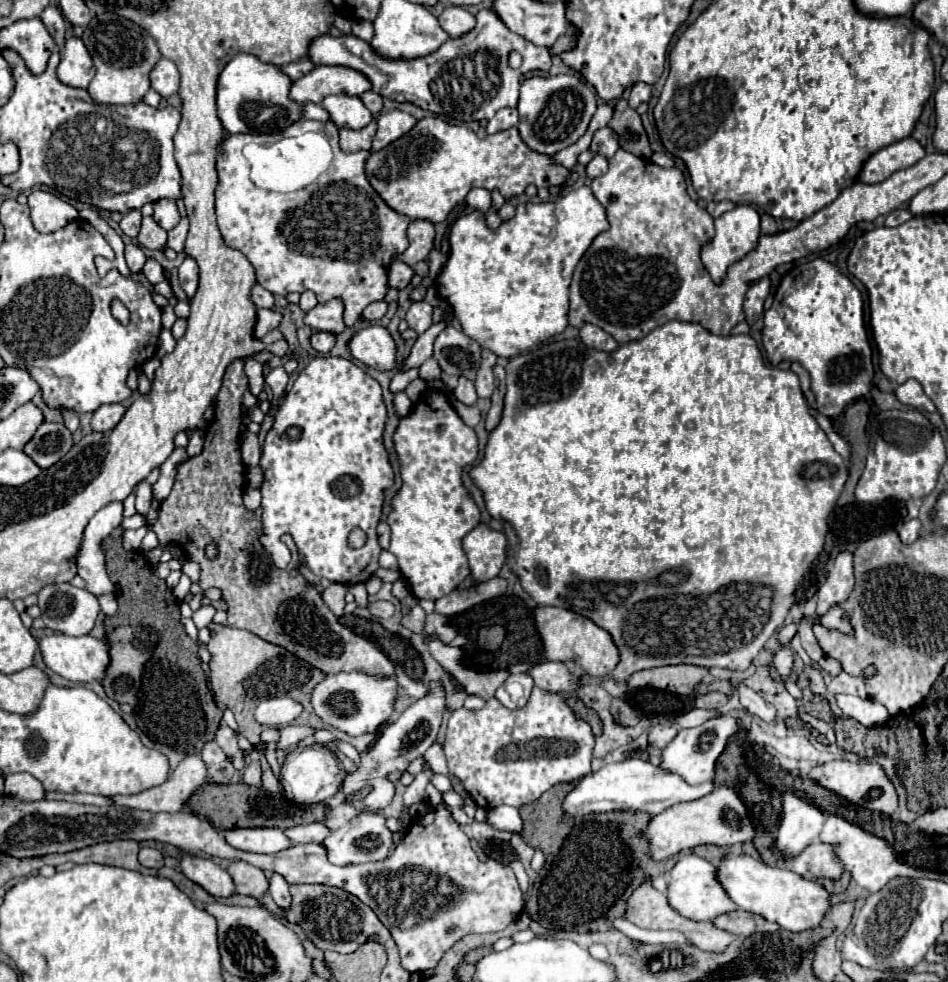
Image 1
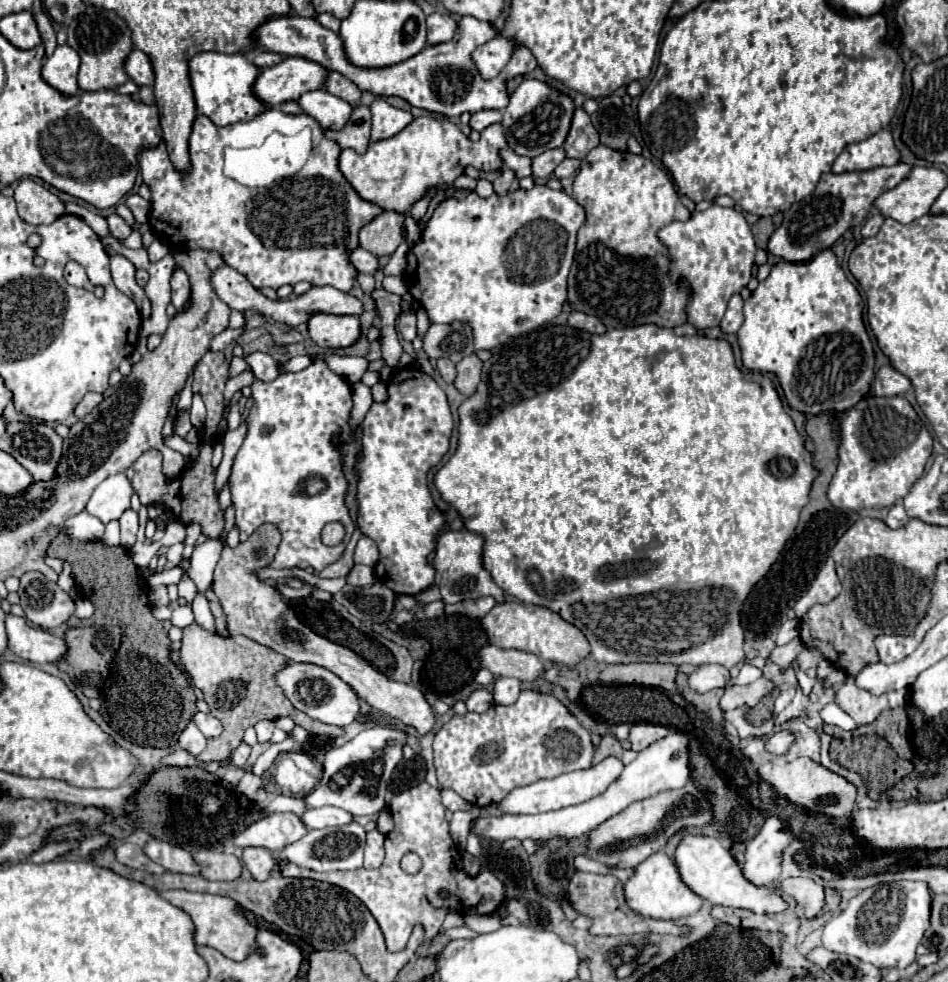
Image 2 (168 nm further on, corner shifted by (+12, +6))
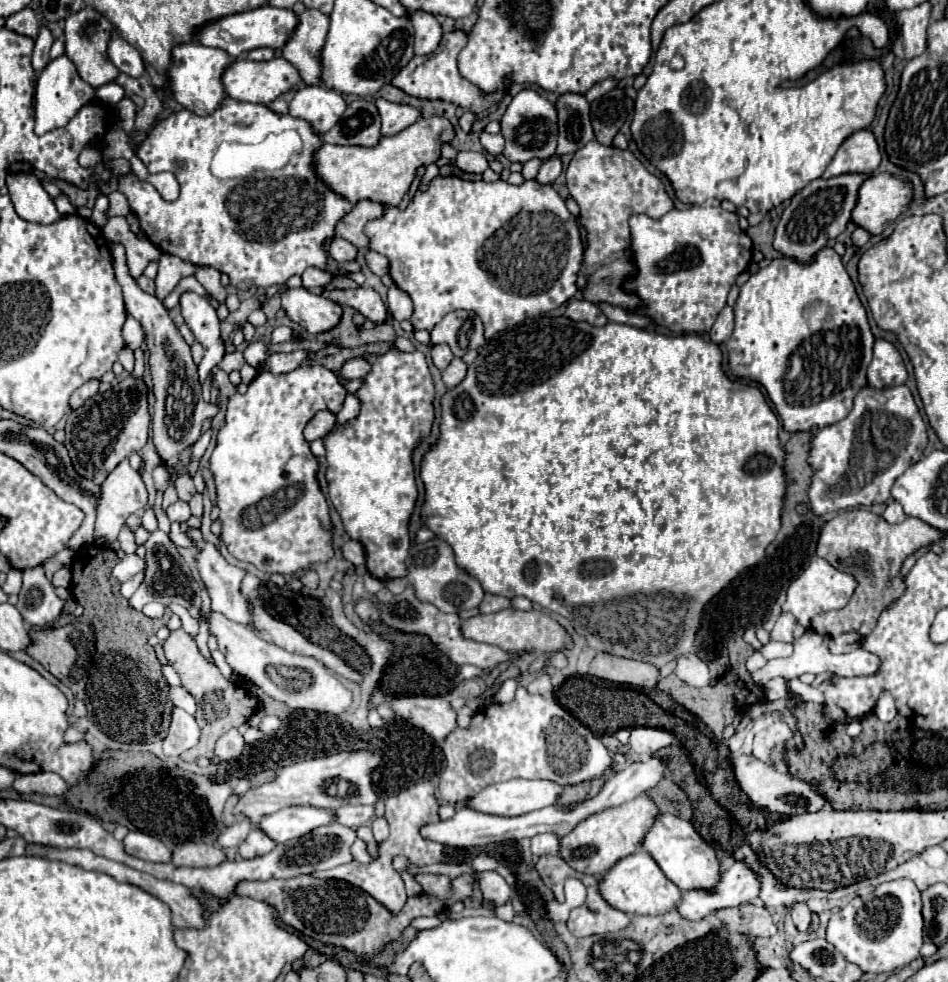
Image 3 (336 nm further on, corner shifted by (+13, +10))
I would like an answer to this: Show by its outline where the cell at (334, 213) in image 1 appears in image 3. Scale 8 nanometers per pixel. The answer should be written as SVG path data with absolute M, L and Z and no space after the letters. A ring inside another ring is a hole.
M228 97L220 109L206 117L200 117L188 109L170 113L166 119L158 121L158 125L148 133L138 149L138 157L148 167L148 173L170 171L176 175L180 183L180 197L176 201L166 203L154 189L154 185L138 181L134 175L126 175L120 179L120 191L126 195L130 209L136 213L140 229L164 253L176 255L194 265L214 267L226 273L232 285L242 291L282 285L292 275L302 275L306 267L314 265L318 269L326 269L328 247L330 241L336 237L334 229L338 221L354 207L354 203L332 191L318 177L314 169L314 155L320 147L322 139L308 121L274 113L268 105L262 103L240 103ZM286 129L298 129L298 133L302 133L302 155L292 157L286 169L278 169L278 173L254 173L264 175L260 179L234 179L234 143L256 143L256 139L264 139L268 133L282 133Z

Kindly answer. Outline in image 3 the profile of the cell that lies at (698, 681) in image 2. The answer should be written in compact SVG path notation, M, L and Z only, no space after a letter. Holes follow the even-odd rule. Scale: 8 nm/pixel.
M680 655L674 673L678 675L678 679L692 687L706 687L712 681L708 663L696 655Z

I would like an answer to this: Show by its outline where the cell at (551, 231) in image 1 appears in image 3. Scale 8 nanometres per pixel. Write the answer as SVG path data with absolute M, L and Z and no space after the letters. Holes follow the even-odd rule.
M434 177L428 191L418 191L414 195L414 199L408 203L406 211L398 211L396 207L384 207L384 215L376 221L370 221L364 231L370 237L370 249L388 257L390 277L394 279L394 283L402 291L406 291L410 295L410 299L414 301L414 315L410 319L414 329L428 329L430 331L438 321L442 321L442 317L446 313L456 311L456 309L466 309L466 311L478 313L478 317L482 319L486 341L496 337L498 333L510 329L510 327L524 323L528 317L538 317L538 315L544 315L544 313L564 305L576 293L576 275L578 275L580 259L582 259L582 251L584 251L576 217L568 211L564 199L554 191L552 185L542 185L534 179L524 181L522 185L510 185L502 179L498 179L494 183L484 183L484 181L462 181L458 177Z

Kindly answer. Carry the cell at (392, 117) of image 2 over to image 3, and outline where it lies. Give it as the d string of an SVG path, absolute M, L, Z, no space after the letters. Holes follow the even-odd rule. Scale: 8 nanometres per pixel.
M382 97L376 99L376 107L378 107L380 119L382 119L382 129L380 129L382 135L396 135L420 119L420 111L416 107L390 103Z

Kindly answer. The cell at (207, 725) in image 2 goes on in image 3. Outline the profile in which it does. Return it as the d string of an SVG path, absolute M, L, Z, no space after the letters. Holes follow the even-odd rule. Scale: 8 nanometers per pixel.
M170 687L170 699L176 707L188 711L190 715L198 711L198 705L194 705L194 697L190 697L190 693L186 693L182 687Z

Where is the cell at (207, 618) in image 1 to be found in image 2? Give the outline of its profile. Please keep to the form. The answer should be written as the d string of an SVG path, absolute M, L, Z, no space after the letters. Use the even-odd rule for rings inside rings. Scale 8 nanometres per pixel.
M185 605L185 607L175 607L173 609L173 617L171 617L171 623L175 625L175 627L187 627L187 625L191 625L193 623L193 611L191 611L191 607L189 605Z

